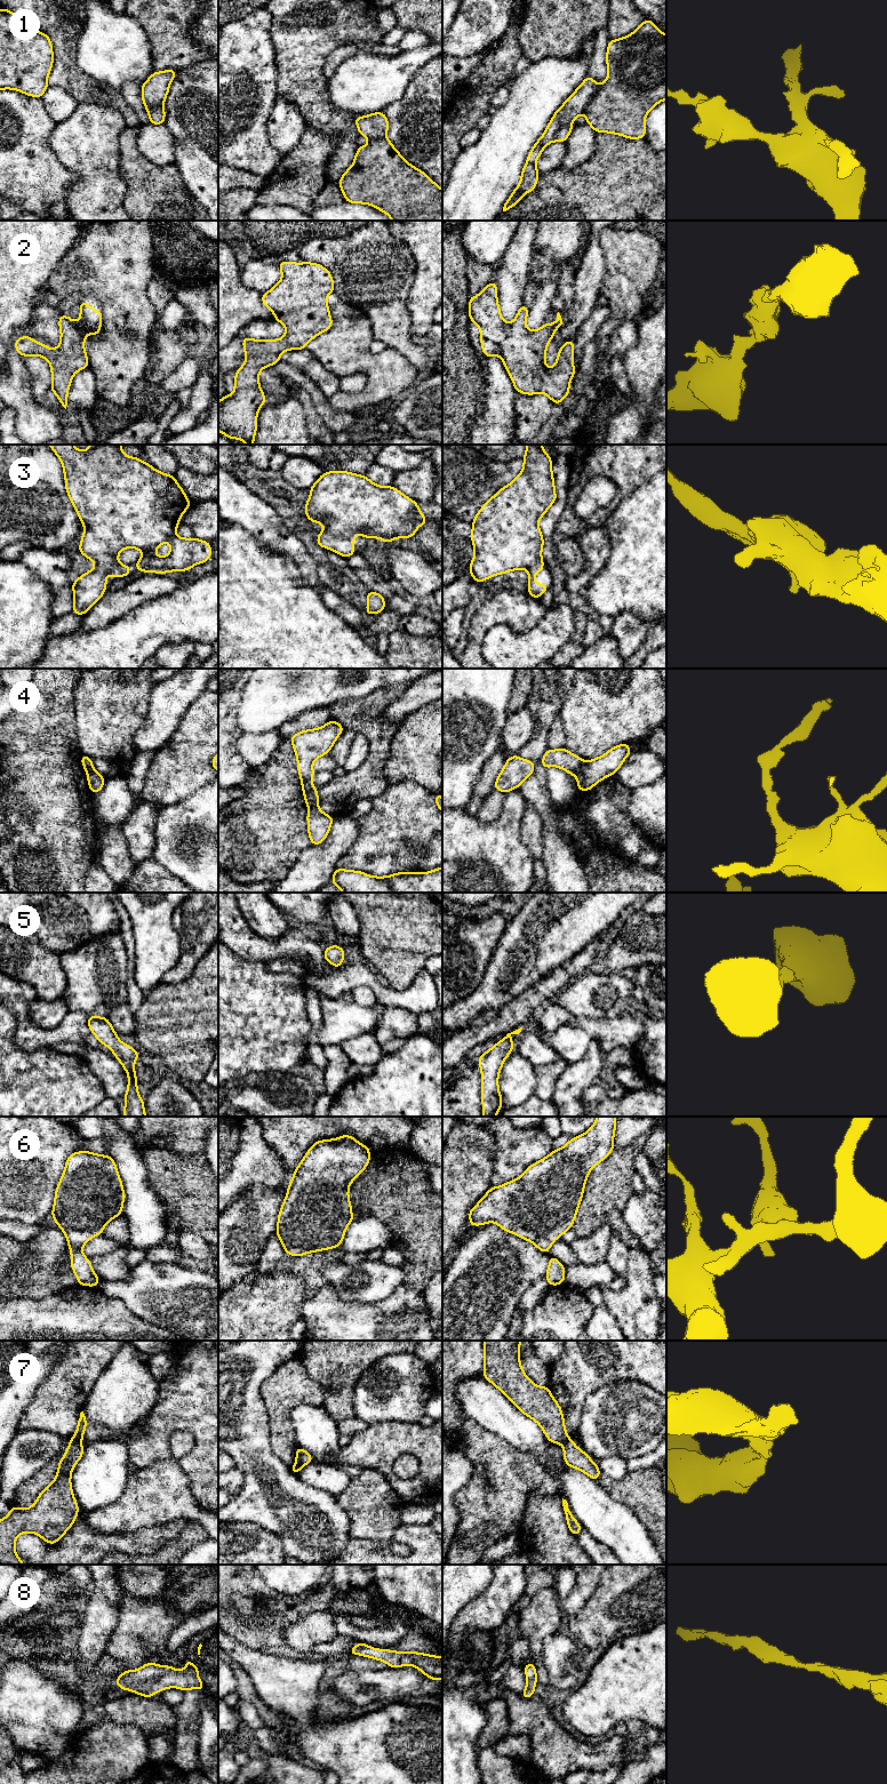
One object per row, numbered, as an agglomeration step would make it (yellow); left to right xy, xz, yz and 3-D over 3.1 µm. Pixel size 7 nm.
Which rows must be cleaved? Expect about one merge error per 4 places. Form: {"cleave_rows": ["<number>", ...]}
{"cleave_rows": ["4", "7"]}

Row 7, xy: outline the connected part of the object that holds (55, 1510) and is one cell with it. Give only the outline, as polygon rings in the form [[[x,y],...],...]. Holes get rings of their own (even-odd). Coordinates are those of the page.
[[[71,1438],[54,1481],[39,1494],[34,1504],[29,1509],[18,1509],[13,1504],[8,1515],[0,1520],[0,1565],[24,1565],[15,1551],[15,1541],[22,1533],[33,1533],[48,1544],[55,1544],[72,1527],[79,1509],[71,1487],[71,1473],[82,1455],[82,1445]]]

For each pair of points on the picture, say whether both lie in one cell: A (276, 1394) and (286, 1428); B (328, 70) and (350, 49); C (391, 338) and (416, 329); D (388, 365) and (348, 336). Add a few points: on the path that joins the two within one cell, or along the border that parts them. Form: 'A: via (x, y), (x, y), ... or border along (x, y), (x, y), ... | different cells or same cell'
A: via (279, 1402), (279, 1420) | same cell
B: via (332, 64), (344, 52) | same cell
C: border along (406, 305), (409, 312), (409, 332), (412, 337) | different cells
D: via (376, 365), (368, 364), (352, 348) | same cell

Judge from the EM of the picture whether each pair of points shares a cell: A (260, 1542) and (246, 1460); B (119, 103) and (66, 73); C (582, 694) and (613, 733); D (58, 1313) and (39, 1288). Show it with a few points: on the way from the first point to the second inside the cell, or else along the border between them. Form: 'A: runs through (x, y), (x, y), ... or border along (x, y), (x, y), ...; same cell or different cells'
A: border along (230, 1522), (254, 1522), (280, 1537); different cells
B: runs through (106, 96), (84, 89), (79, 85); same cell
C: runs through (591, 703), (599, 711), (599, 719), (604, 724); same cell
D: border along (61, 1289), (42, 1298), (18, 1297); different cells

